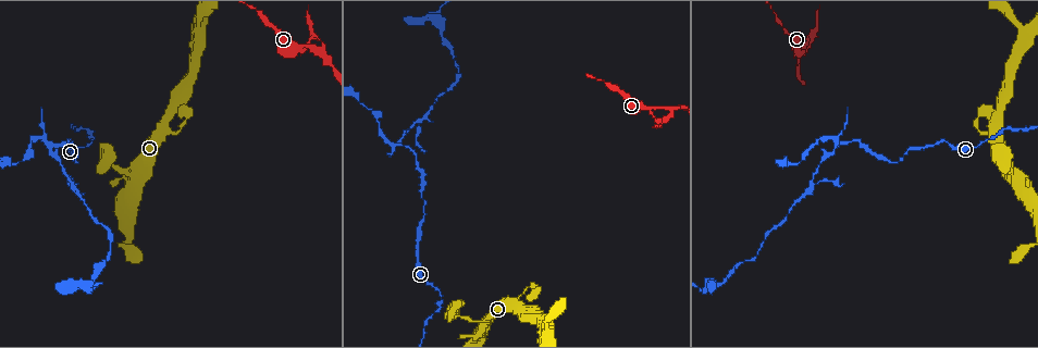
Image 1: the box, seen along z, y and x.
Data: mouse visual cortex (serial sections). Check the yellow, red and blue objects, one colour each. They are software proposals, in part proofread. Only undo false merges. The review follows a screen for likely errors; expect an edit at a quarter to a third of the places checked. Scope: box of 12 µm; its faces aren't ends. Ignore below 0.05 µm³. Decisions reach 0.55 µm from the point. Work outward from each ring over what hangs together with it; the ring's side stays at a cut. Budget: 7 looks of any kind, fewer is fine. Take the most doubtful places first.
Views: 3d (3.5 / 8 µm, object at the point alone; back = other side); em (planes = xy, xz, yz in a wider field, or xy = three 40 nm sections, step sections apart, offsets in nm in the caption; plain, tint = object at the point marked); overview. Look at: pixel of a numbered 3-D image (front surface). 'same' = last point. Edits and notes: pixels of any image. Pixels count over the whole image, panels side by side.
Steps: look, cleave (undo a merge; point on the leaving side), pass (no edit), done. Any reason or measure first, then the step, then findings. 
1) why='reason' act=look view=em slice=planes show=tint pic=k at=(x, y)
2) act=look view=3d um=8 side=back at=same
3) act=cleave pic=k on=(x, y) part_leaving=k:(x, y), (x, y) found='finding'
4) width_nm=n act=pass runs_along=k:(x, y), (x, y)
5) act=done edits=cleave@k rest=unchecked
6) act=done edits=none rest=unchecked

why='sharp bend' act=look view=3d um=8 pic=1 at=(319, 50)

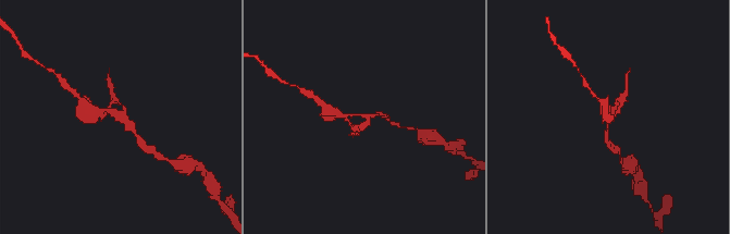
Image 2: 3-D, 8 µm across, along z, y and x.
act=look view=3d um=3.5 pic=2 at=(119, 115)

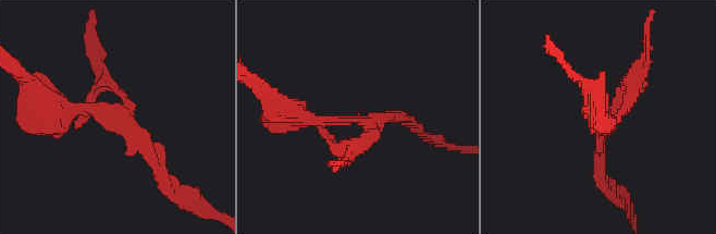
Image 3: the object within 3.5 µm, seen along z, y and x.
act=cleave pic=3 on=(344, 145) part_leaving=3:(366, 124), (369, 142), (335, 163) found='a second cell is stuck on'

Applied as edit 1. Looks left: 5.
act=look view=3d um=8 pic=1 at=(75, 162)

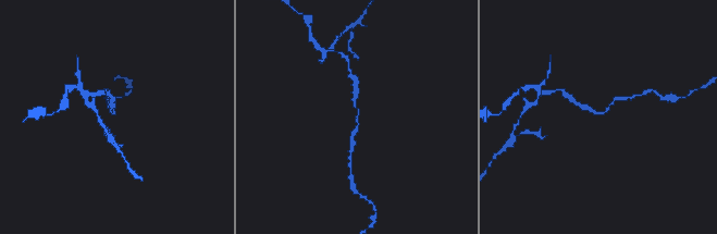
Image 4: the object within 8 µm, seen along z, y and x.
why='closer look' act=look view=3d um=3.5 pic=4 at=(358, 111)

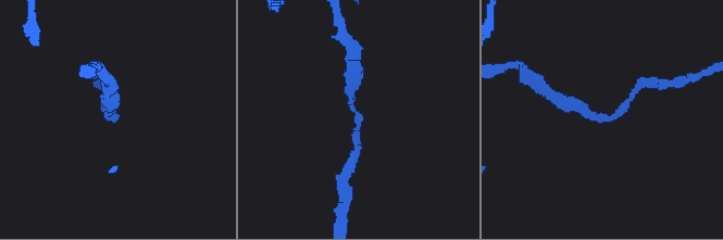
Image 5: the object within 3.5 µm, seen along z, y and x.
arm_widths_nm=200,200 act=pass runs_along=5:(343, 178), (356, 156), (352, 64) found='all the same cell'

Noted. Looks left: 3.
why='a fork' act=look view=3d um=3.5 pic=1 at=(55, 145)

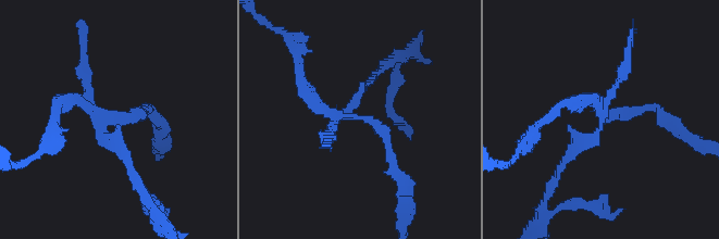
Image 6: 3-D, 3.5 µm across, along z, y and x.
act=look view=em slice=xy step=2 show=tint pic=6 at=(358, 118)

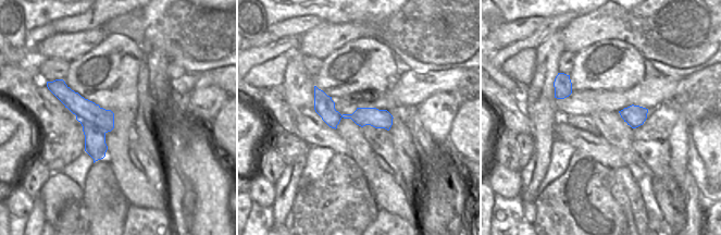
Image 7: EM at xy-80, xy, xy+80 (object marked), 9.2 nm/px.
width_nm=180 act=cleave pic=6 on=(122, 146) part_leaving=6:(103, 128), (150, 205) found='a second cell is stuck on'

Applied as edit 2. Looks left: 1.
act=done edits=cleave@3,cleave@6 rest=unchecked

